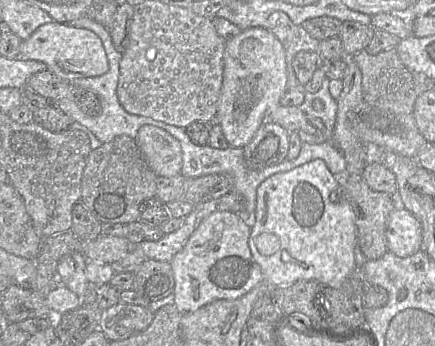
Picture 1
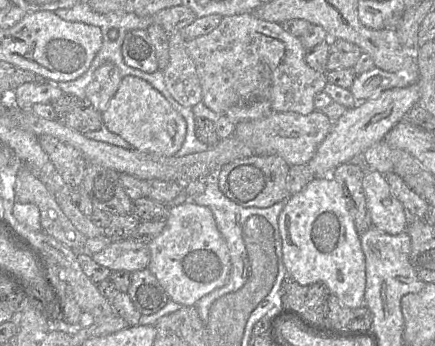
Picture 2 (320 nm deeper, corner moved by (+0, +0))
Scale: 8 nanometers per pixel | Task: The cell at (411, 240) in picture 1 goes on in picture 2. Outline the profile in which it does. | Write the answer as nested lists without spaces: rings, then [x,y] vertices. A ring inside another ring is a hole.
[[[366,169],[362,187],[372,226],[389,235],[398,235],[406,231],[406,208],[394,196],[384,175],[378,171]]]

